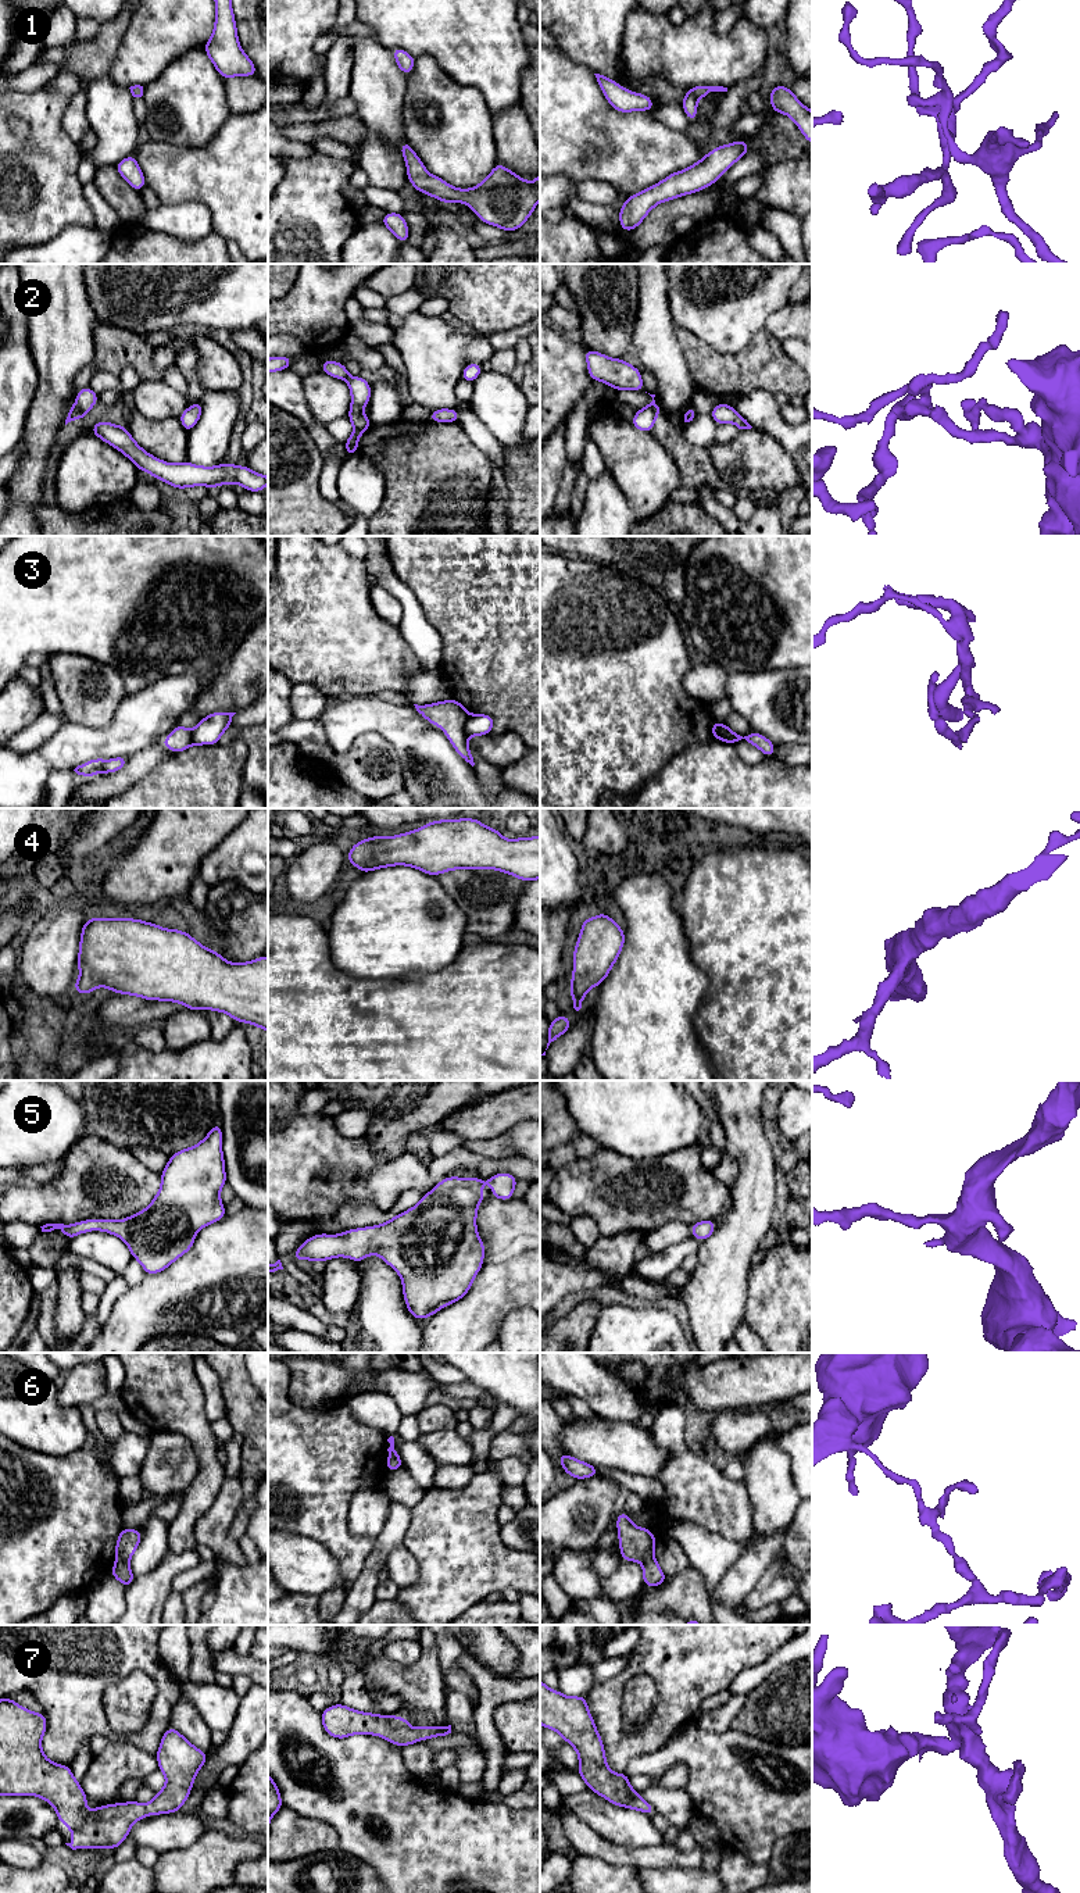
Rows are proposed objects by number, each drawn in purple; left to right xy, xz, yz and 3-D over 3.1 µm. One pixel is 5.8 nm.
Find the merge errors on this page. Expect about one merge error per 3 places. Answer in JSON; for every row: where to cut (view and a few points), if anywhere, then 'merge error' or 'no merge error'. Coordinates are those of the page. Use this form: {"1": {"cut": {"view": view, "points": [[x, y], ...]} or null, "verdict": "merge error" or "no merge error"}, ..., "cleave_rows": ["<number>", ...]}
{"1": {"cut": null, "verdict": "no merge error"}, "2": {"cut": {"view": "xy", "points": [[75, 403], [75, 407], [83, 417]]}, "verdict": "merge error"}, "3": {"cut": {"view": "xz", "points": [[471, 714], [465, 722], [467, 736]]}, "verdict": "merge error"}, "4": {"cut": null, "verdict": "no merge error"}, "5": {"cut": null, "verdict": "no merge error"}, "6": {"cut": {"view": "xy", "points": [[117, 1557], [128, 1561]]}, "verdict": "merge error"}, "7": {"cut": null, "verdict": "no merge error"}, "cleave_rows": ["2", "3", "6"]}

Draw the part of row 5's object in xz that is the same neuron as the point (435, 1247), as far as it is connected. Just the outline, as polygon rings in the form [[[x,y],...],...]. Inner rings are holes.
[[[498,1172],[489,1179],[447,1176],[423,1194],[418,1204],[386,1224],[348,1229],[340,1235],[318,1233],[300,1244],[293,1260],[329,1261],[347,1257],[361,1262],[375,1253],[400,1275],[410,1314],[415,1319],[430,1319],[436,1311],[461,1300],[469,1292],[483,1265],[486,1244],[476,1228],[478,1206],[486,1200],[480,1185],[489,1183],[494,1199],[511,1200],[518,1181],[507,1172]]]

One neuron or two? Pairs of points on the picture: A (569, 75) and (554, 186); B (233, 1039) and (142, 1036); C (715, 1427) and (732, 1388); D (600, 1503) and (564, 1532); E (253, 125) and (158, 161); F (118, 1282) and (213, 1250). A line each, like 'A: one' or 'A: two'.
A: two
B: two
C: two
D: one
E: one
F: two

